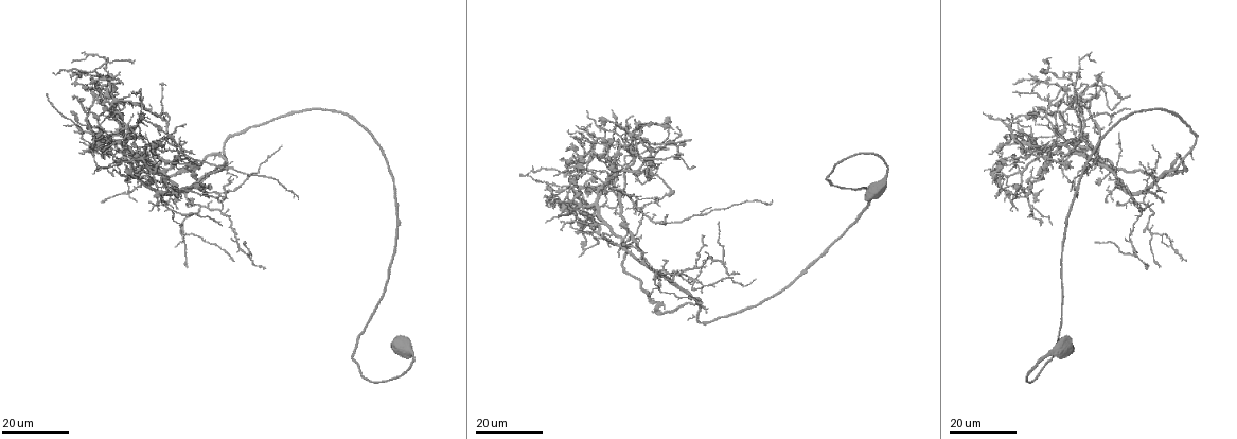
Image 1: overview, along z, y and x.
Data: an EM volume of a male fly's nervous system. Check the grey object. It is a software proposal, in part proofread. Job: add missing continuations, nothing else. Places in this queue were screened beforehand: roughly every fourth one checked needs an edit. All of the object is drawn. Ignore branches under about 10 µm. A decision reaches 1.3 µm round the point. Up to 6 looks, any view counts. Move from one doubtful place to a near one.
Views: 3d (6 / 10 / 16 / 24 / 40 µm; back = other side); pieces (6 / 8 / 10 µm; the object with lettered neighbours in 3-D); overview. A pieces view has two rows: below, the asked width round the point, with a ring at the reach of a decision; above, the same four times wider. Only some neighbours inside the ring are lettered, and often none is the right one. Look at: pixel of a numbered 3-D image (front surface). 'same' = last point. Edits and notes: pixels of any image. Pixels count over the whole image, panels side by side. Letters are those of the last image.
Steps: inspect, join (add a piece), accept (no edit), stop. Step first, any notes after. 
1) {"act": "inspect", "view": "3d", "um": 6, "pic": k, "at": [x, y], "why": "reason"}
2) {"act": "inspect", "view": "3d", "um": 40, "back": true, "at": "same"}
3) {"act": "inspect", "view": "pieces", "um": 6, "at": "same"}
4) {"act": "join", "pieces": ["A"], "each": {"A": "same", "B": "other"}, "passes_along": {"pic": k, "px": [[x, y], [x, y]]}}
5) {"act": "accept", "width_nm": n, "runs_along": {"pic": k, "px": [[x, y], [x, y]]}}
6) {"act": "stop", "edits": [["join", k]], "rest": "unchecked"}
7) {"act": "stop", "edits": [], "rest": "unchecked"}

{"act": "inspect", "view": "3d", "um": 24, "pic": 1, "at": [1096, 82], "why": "thick end"}

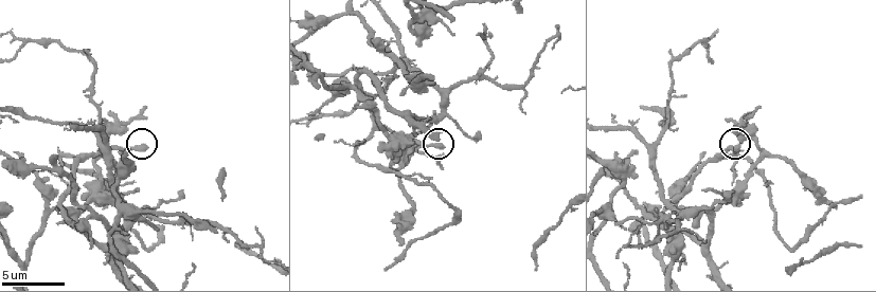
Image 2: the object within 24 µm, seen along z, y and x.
{"act": "inspect", "view": "pieces", "um": 10, "pic": 2, "at": [144, 148]}

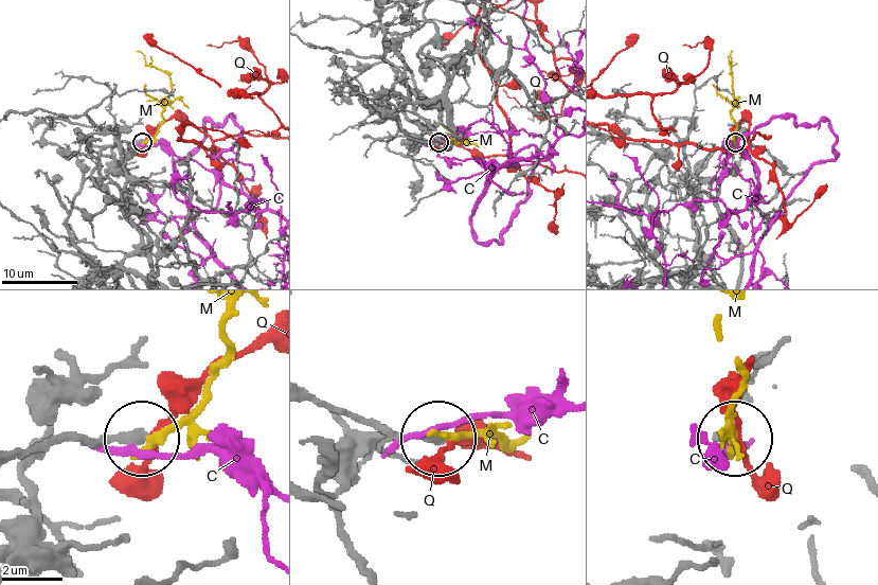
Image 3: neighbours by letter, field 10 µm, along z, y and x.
{"act": "accept", "width_nm": 330, "each": {"C": "other", "M": "other", "Q": "other"}, "runs_along": {"pic": 3, "px": [[16, 451], [53, 441], [142, 441]]}, "found": "none of them fits"}

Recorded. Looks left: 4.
{"act": "inspect", "view": "pieces", "um": 6, "pic": 2, "at": [860, 244], "why": "tapers out"}

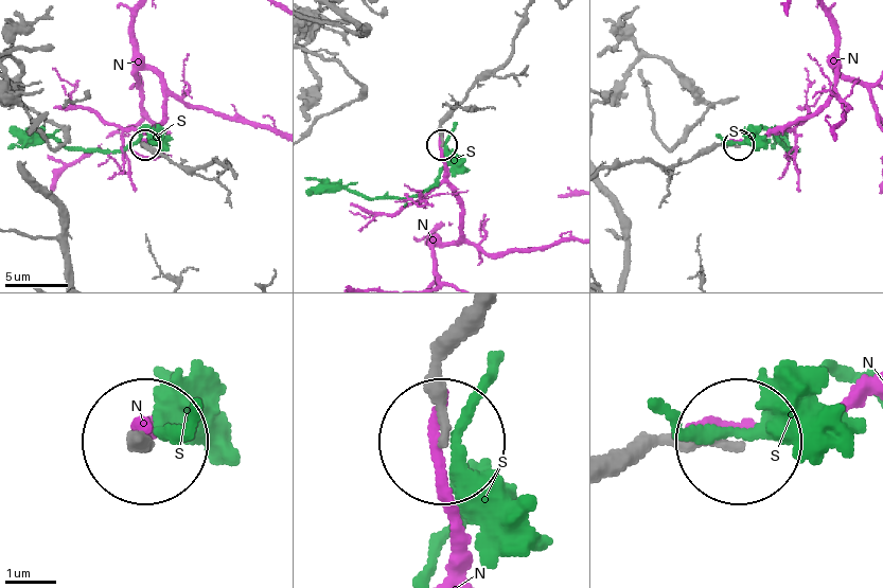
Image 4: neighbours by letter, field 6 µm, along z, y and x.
{"act": "accept", "each": {"N": "other", "S": "other"}, "found": "none of them fits"}

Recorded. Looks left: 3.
{"act": "inspect", "view": "3d", "um": 16, "pic": 1, "at": [1018, 163], "why": "tapers out"}

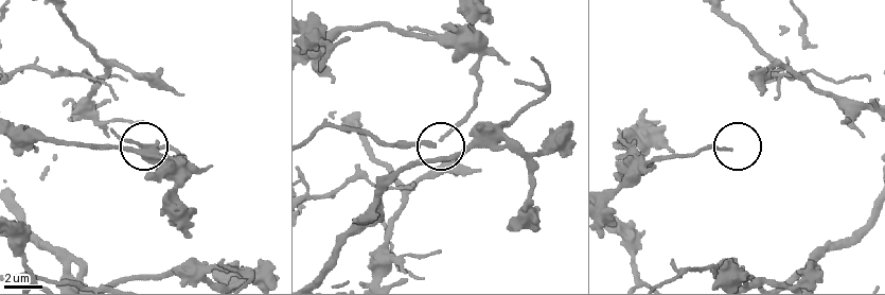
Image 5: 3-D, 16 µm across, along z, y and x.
{"act": "inspect", "view": "pieces", "um": 6, "pic": 5, "at": [440, 137], "why": "see the neighbours"}

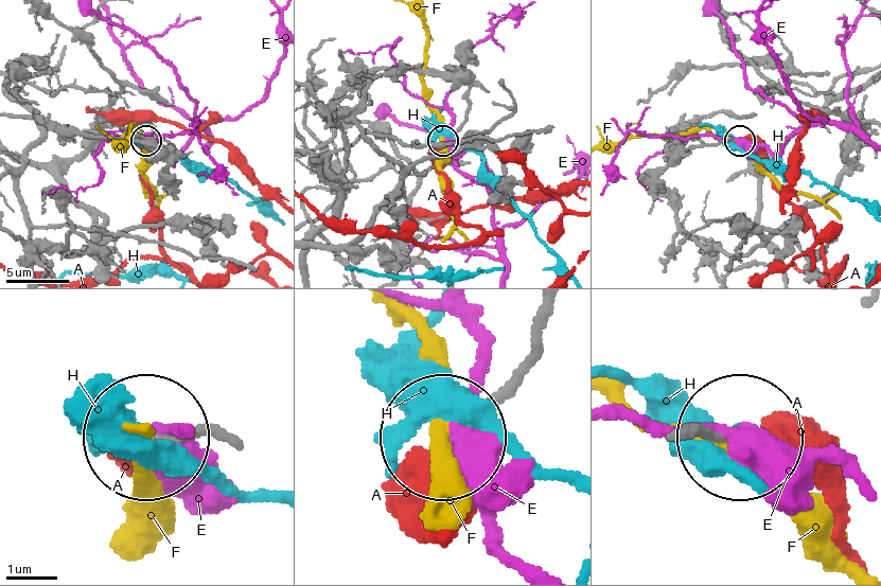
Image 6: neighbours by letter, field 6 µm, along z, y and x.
{"act": "accept", "each": {"A": "other", "E": "other", "F": "other", "H": "other"}, "runs_along": {"pic": 6, "px": [[694, 440], [741, 440]]}, "found": "no lettered piece goes on from it"}

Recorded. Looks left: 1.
{"act": "stop", "edits": [], "rest": "unchecked"}

